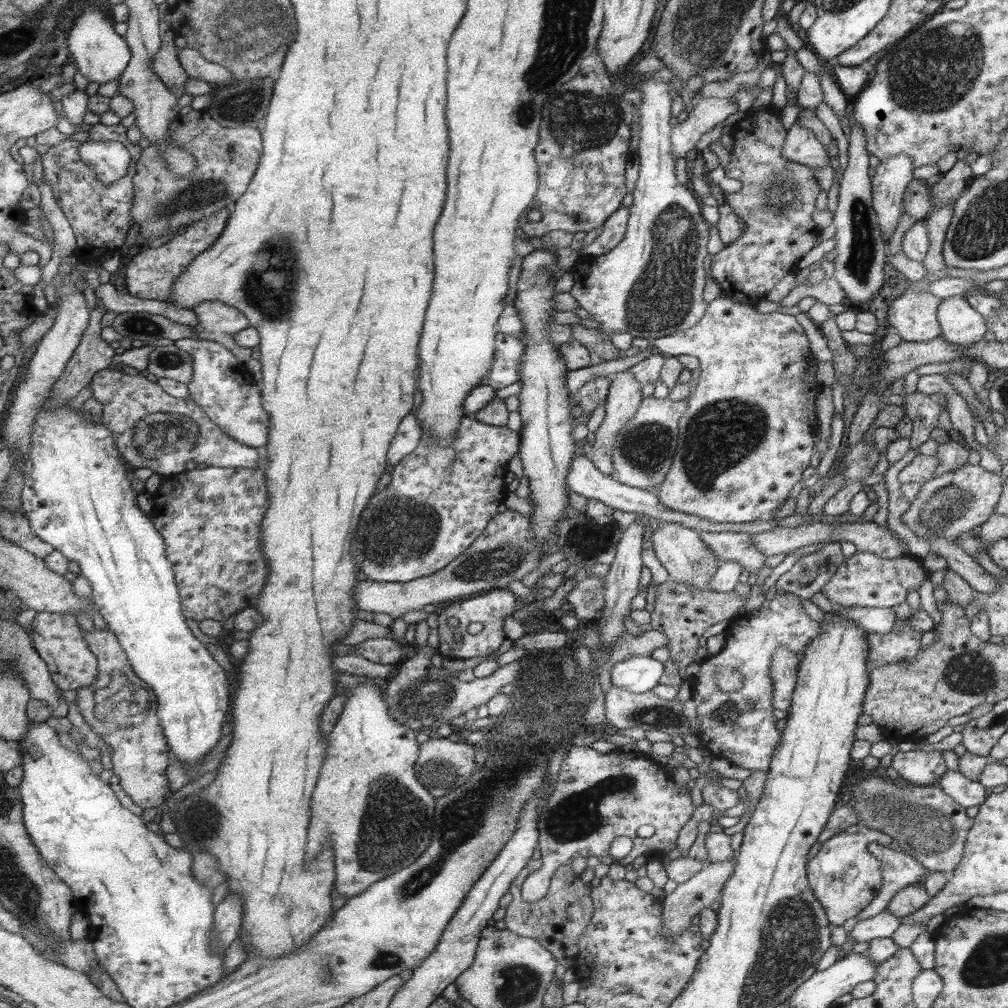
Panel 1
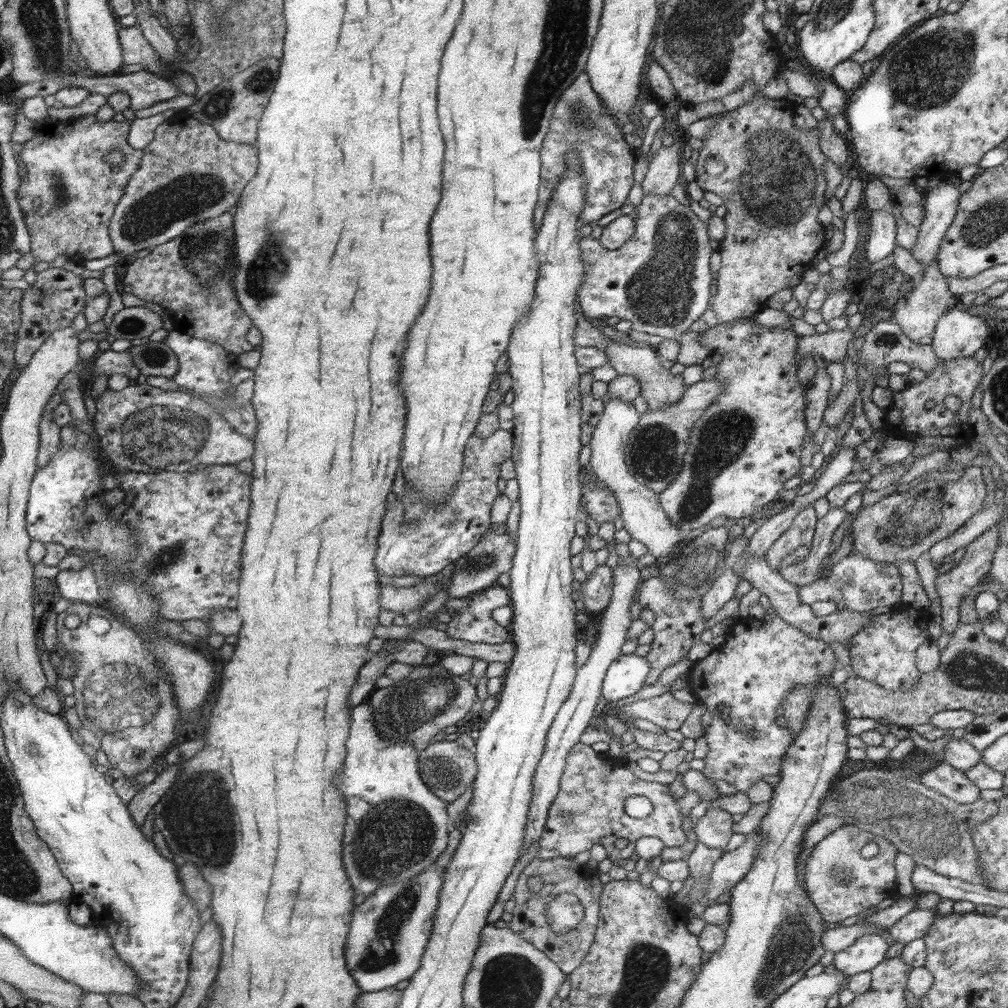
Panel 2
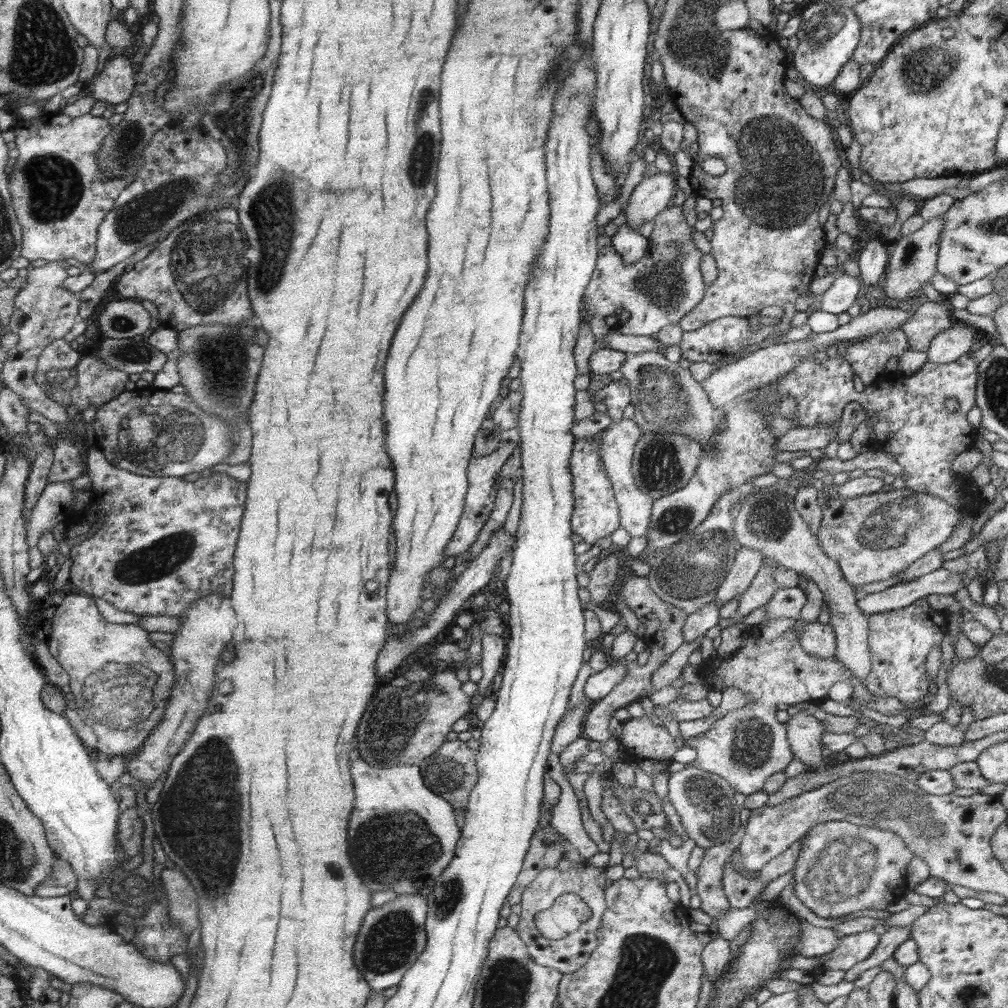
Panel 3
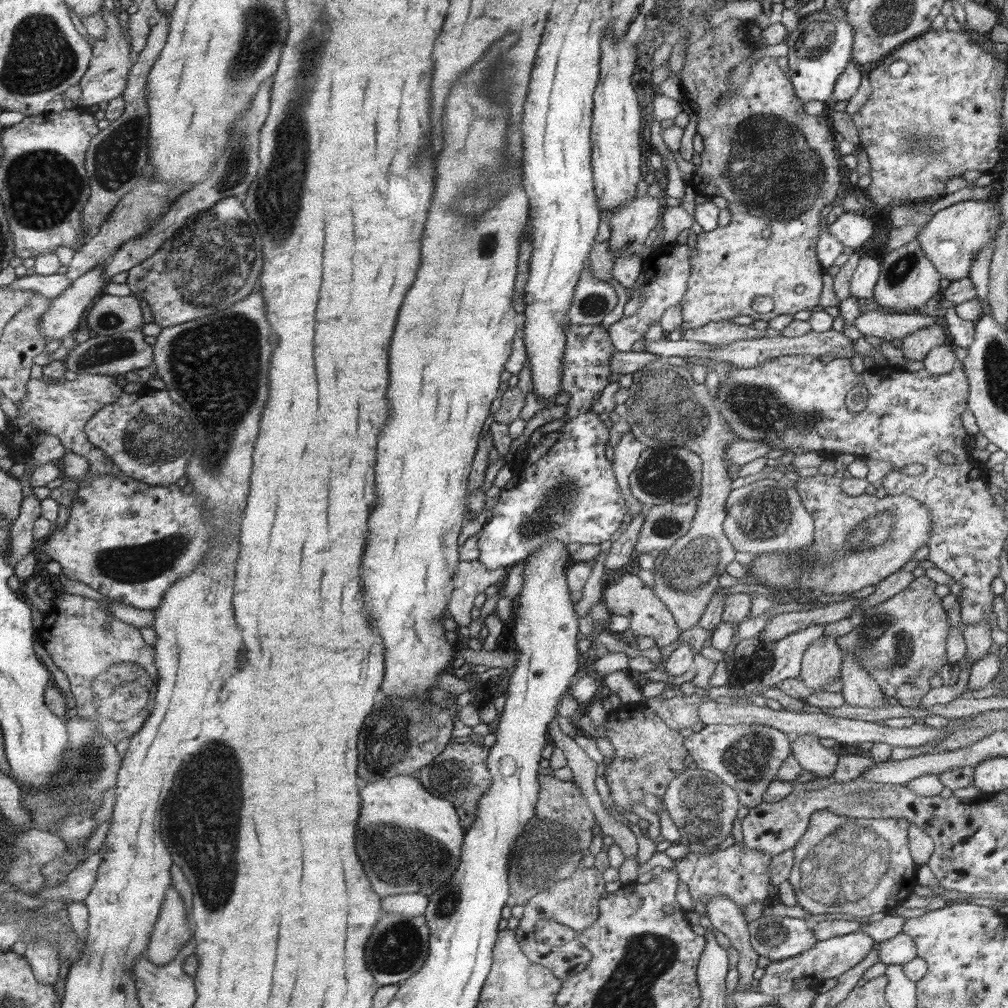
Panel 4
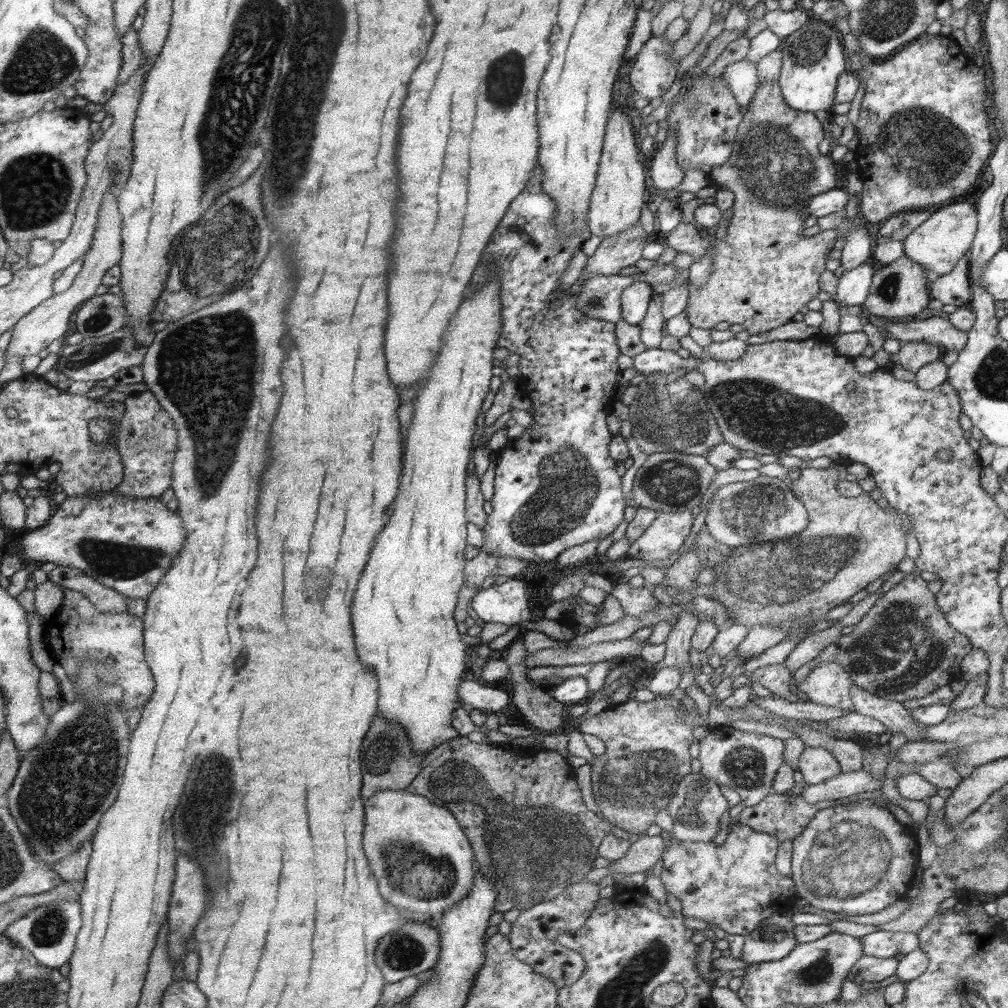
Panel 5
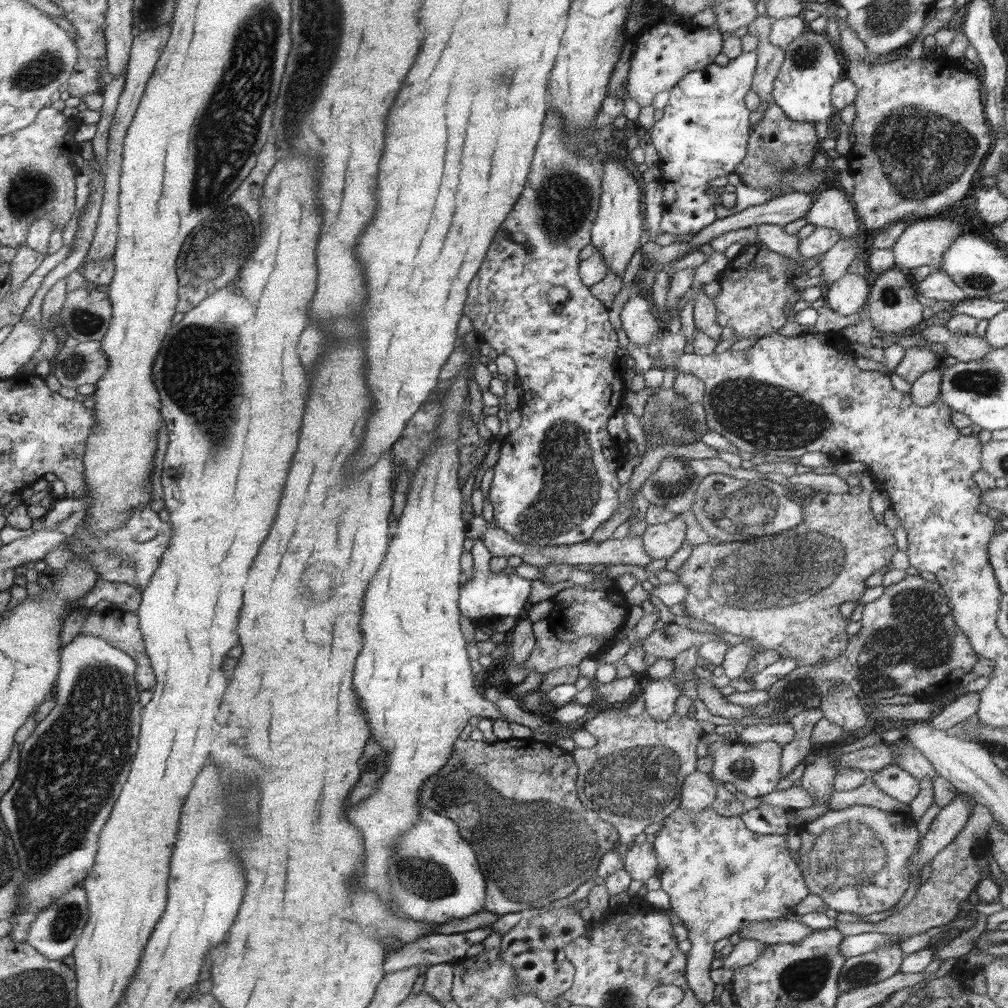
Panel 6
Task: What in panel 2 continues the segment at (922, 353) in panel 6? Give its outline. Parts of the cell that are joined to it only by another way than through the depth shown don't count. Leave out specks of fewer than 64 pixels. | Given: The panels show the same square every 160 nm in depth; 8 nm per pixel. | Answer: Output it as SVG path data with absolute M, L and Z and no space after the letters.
M934 257L932 265L924 267L922 271L922 282L913 284L912 291L906 294L904 299L900 298L893 307L894 320L900 325L903 333L916 344L931 344L935 326L944 314L950 312L954 307L961 306L959 298L951 294L948 289L946 276L940 273L937 257Z

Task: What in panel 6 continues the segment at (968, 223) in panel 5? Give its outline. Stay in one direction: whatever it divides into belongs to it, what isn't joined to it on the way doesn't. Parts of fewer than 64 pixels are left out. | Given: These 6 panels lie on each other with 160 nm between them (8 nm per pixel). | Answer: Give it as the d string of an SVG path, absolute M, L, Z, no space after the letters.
M934 217L914 222L908 226L892 246L894 265L897 269L914 269L929 266L940 270L944 252L954 244L964 230L960 224Z

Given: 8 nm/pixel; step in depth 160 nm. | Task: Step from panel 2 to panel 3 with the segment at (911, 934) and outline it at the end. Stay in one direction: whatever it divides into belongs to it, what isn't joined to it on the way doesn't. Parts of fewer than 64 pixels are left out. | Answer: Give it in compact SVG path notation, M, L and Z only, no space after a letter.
M911 924L908 926L893 926L889 928L884 934L881 934L880 942L876 945L874 952L866 961L860 961L858 965L854 965L850 970L846 971L844 981L852 982L856 980L864 970L868 970L874 966L881 966L881 964L889 958L893 958L893 952L903 942L910 939Z

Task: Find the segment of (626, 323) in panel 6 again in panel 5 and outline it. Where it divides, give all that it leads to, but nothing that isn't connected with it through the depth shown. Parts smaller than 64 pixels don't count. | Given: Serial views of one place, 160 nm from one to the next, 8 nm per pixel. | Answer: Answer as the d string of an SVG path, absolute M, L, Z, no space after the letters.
M644 279L634 281L624 289L621 295L621 318L632 326L639 326L646 316L651 298L654 296L653 288L646 284Z

